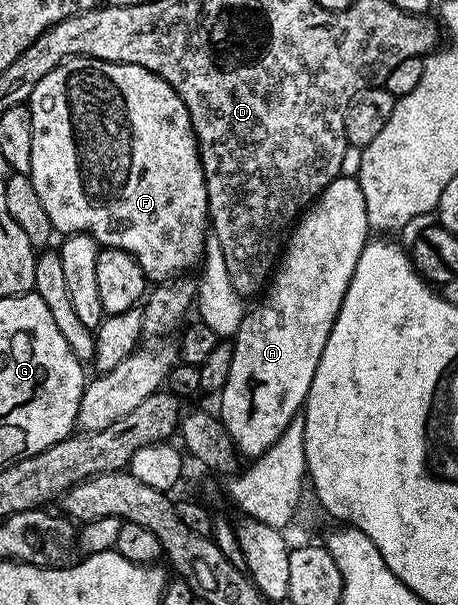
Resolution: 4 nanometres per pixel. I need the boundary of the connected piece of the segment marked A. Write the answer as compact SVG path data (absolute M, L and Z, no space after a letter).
M347 176L334 177L323 192L303 210L286 238L281 260L262 294L263 302L252 313L250 310L244 316L233 338L233 363L229 367L229 379L217 397L217 416L244 458L254 459L262 455L271 444L280 439L296 413L306 406L321 351L325 351L329 331L333 331L333 323L341 311L341 303L353 279L357 259L361 259L361 251L368 243L365 195L359 186L358 176Z

